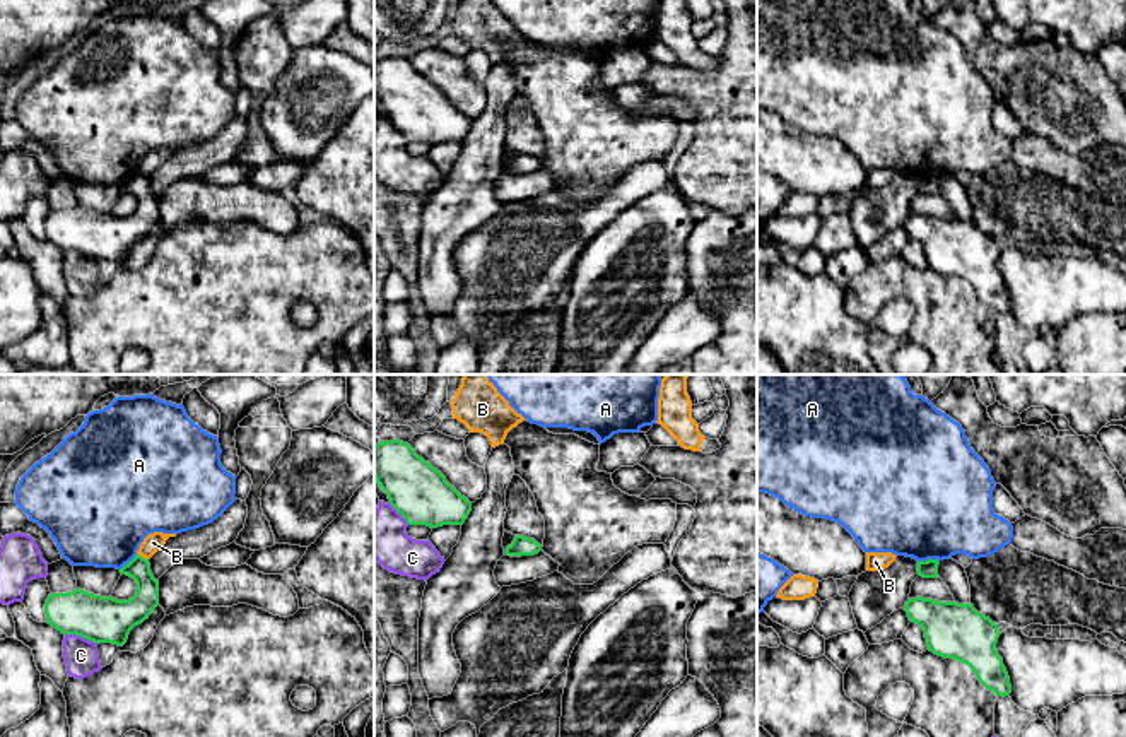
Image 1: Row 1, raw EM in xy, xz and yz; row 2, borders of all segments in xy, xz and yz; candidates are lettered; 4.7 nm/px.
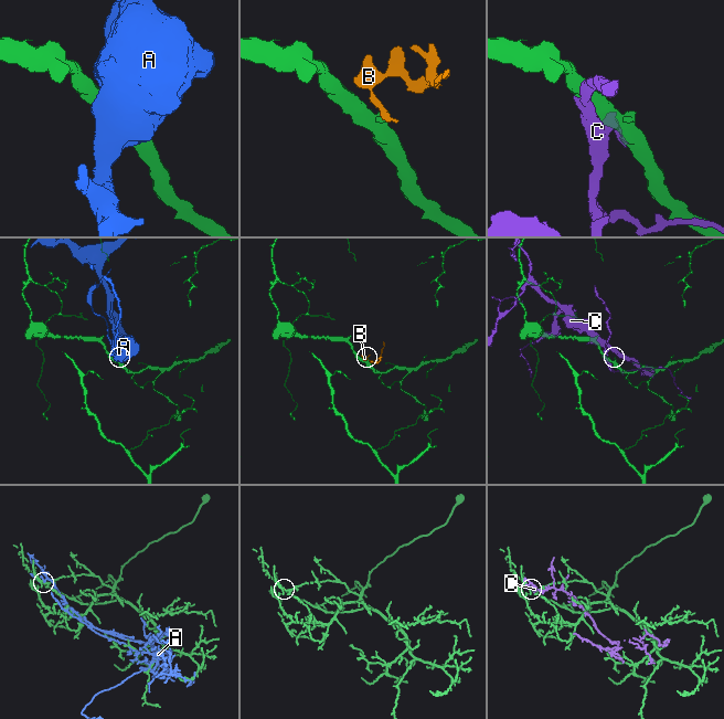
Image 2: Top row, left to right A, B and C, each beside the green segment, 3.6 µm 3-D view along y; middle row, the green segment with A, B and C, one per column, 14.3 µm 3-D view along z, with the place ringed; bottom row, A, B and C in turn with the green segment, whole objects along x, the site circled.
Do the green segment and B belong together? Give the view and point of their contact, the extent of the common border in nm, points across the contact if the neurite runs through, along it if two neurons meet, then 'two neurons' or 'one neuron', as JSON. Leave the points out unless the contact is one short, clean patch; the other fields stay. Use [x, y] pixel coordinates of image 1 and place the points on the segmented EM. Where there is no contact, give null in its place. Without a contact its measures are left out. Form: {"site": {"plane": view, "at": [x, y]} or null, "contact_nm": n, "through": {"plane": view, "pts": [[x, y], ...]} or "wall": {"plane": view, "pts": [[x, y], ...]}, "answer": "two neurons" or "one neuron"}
{"site": {"plane": "xy", "at": [140, 556]}, "contact_nm": 70, "wall": {"plane": "xy", "pts": [[137, 553], [147, 560]]}, "answer": "two neurons"}

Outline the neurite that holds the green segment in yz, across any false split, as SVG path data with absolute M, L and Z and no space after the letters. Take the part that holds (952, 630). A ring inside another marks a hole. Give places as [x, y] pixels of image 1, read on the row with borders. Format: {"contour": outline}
{"contour": "M909 598L904 605L911 622L923 628L926 646L938 657L971 667L977 681L996 696L1010 696L1012 684L998 655L998 624L972 604Z"}

